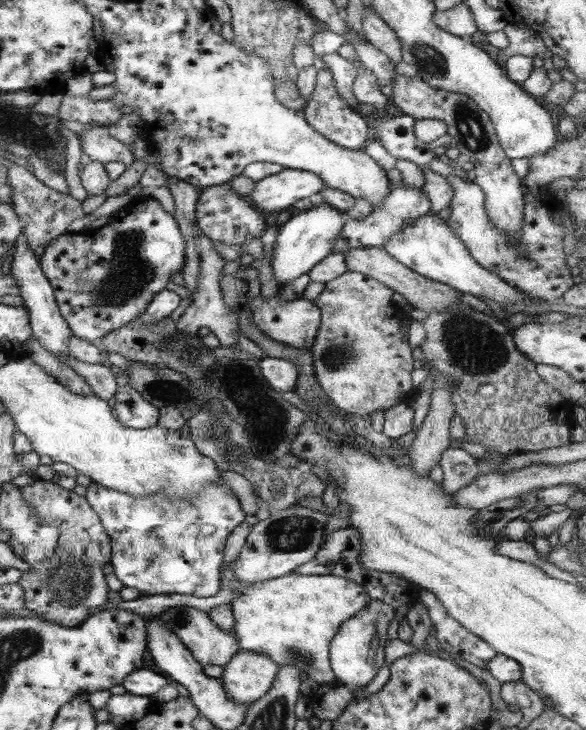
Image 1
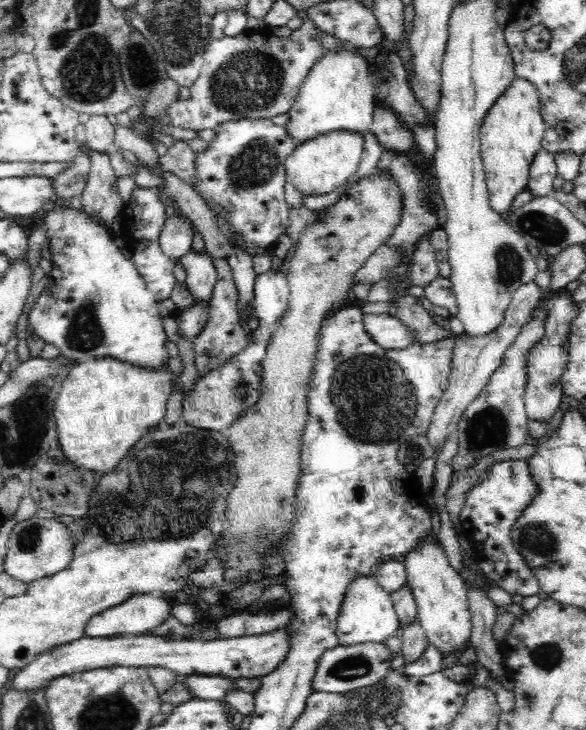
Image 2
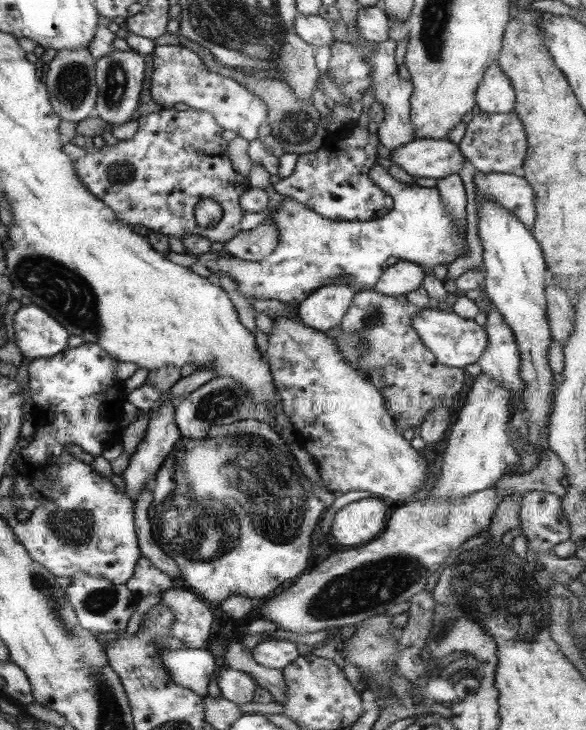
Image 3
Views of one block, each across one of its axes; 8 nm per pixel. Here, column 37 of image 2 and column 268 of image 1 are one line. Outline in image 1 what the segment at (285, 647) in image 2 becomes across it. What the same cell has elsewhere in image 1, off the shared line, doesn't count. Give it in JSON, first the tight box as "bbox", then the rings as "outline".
{"bbox":[219,650,279,704],"outline":[[[240,650],[223,666],[219,679],[234,704],[252,704],[276,679],[279,665],[266,654]]]}

